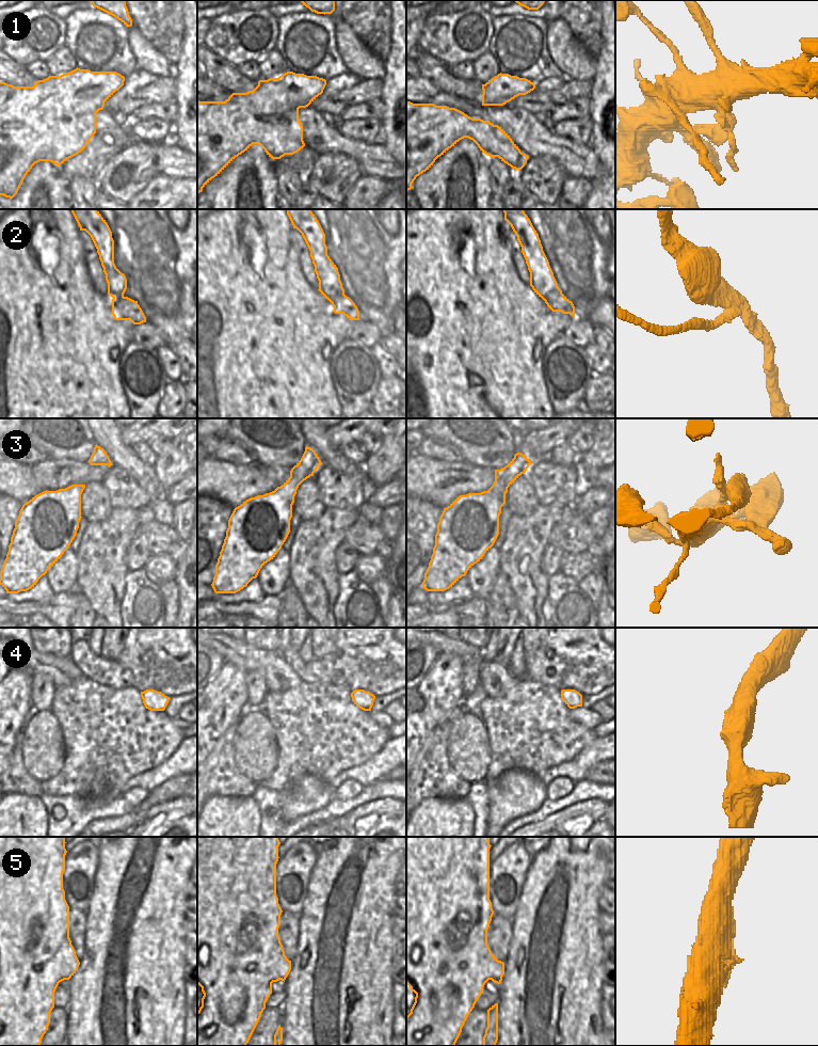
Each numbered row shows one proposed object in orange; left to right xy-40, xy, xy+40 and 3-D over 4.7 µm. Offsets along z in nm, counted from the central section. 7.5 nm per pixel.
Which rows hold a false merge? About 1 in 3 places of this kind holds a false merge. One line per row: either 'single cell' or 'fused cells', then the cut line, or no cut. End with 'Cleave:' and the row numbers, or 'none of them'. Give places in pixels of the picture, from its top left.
1: single cell; cut none
2: fused cells; cut xy+40 (561, 291), (555, 295), (547, 295), (543, 299)
3: single cell; cut none
4: single cell; cut none
5: fused cells; cut xy+40 (497, 960), (492, 980)
Cleave: 2, 5

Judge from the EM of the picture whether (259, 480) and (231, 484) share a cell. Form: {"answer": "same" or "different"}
{"answer": "same"}

